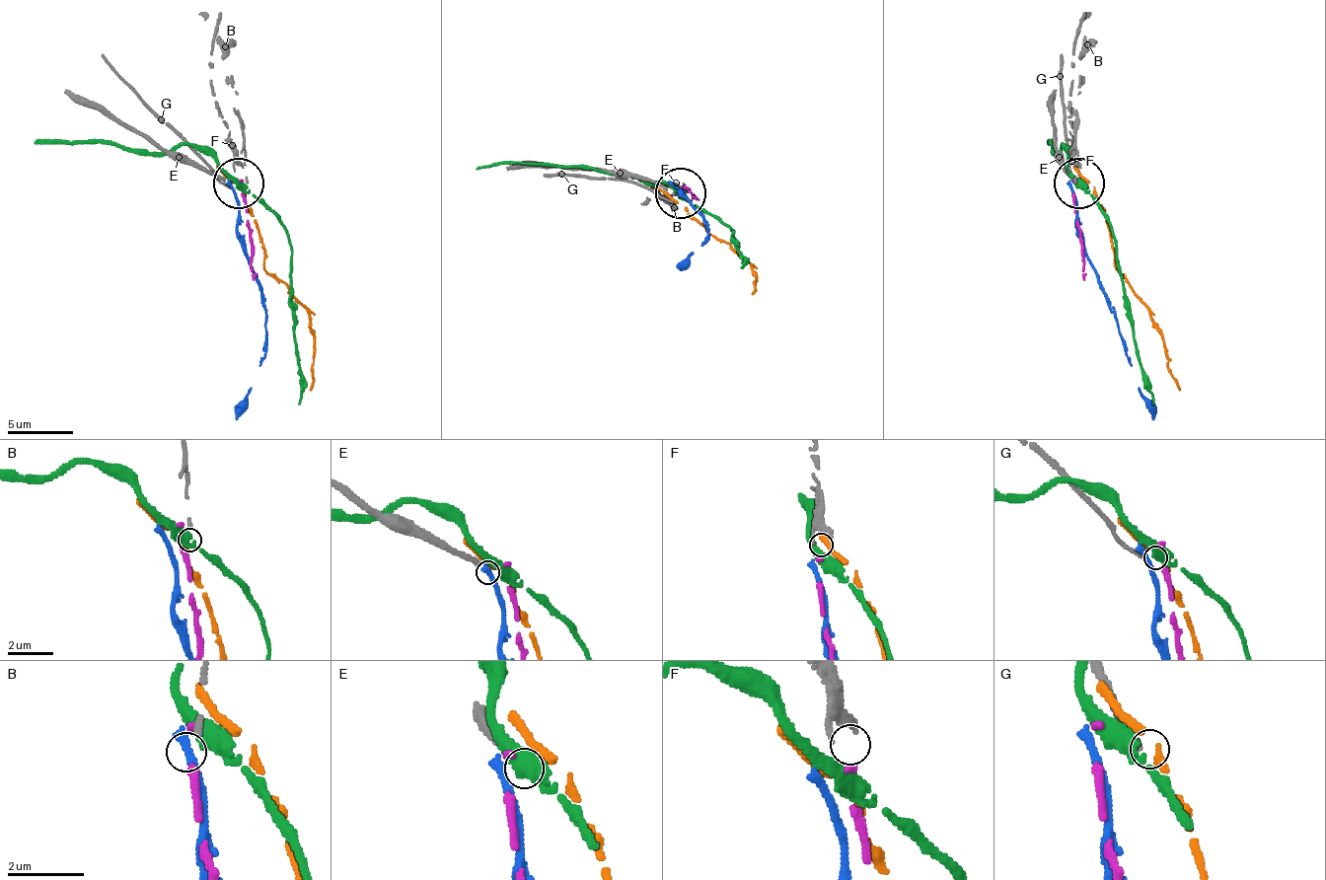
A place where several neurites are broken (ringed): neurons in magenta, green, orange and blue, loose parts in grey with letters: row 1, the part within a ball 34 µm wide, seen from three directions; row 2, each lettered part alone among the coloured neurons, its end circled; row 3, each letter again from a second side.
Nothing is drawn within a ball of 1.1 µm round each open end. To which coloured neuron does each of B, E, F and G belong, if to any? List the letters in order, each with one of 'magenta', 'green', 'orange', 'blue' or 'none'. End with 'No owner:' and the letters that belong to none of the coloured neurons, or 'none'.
B: none
E: none
F: magenta
G: none
No owner: B, E, G

